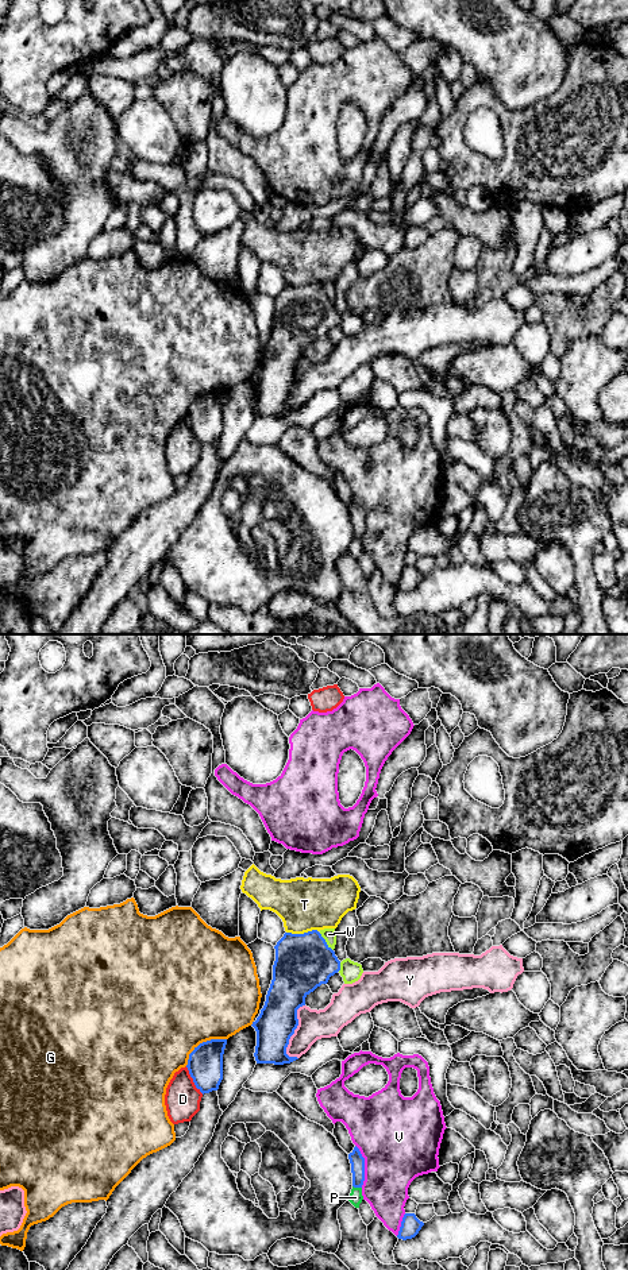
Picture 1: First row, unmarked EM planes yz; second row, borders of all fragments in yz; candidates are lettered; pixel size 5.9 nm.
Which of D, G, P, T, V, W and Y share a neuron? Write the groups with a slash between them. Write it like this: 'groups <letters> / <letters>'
groups D / G / P / T / V / W / Y

